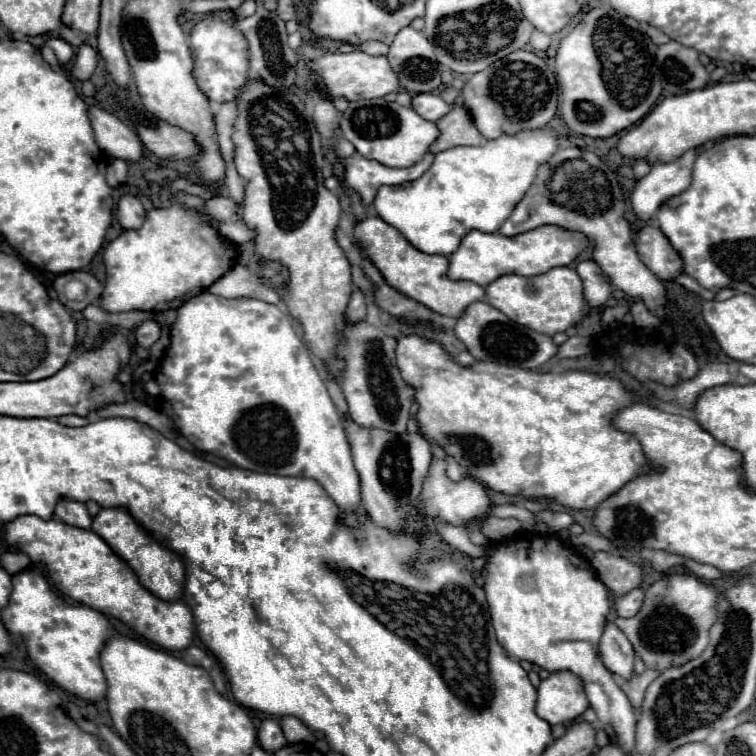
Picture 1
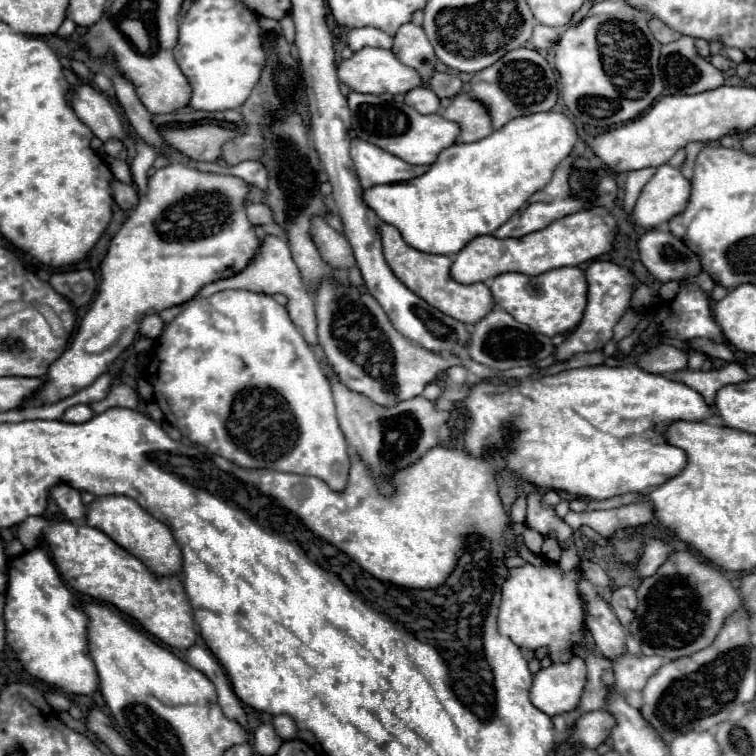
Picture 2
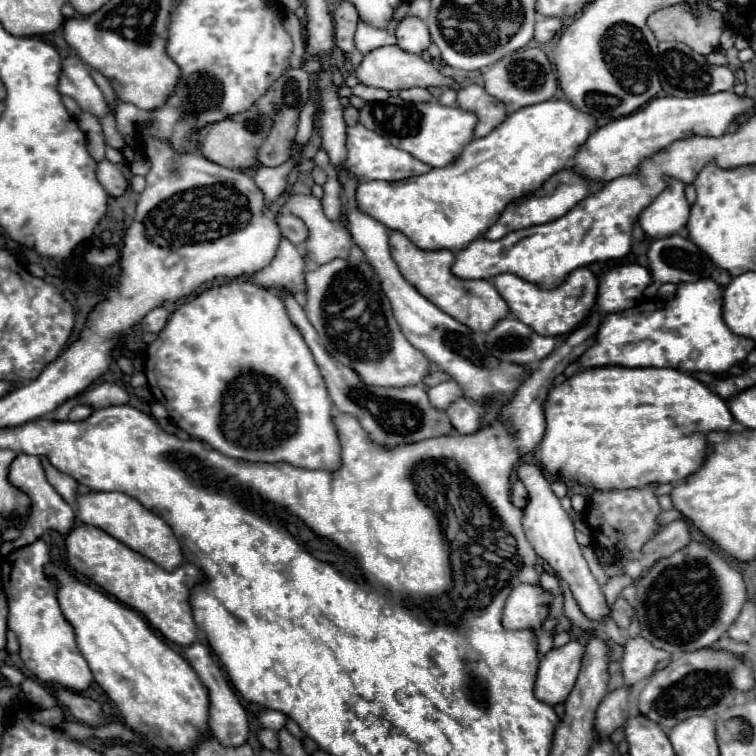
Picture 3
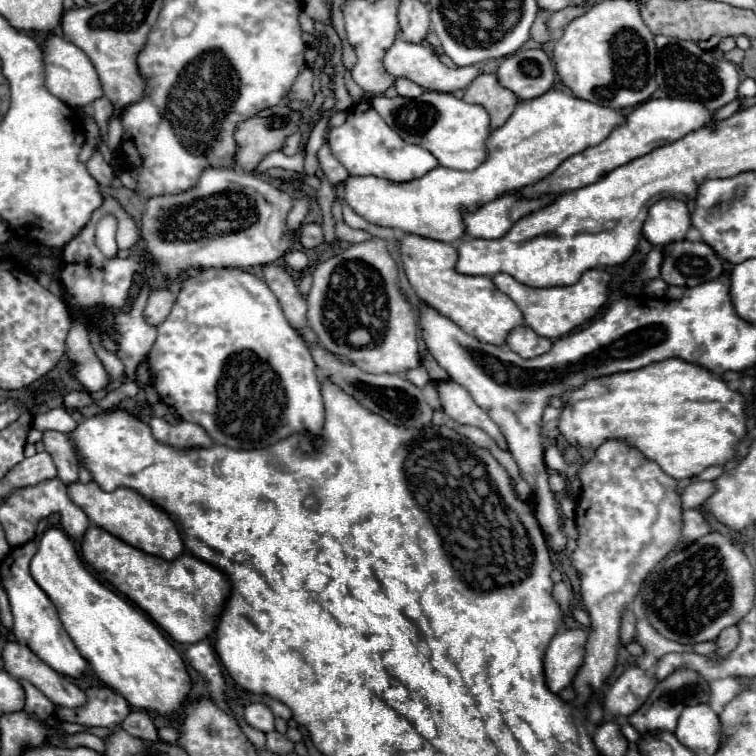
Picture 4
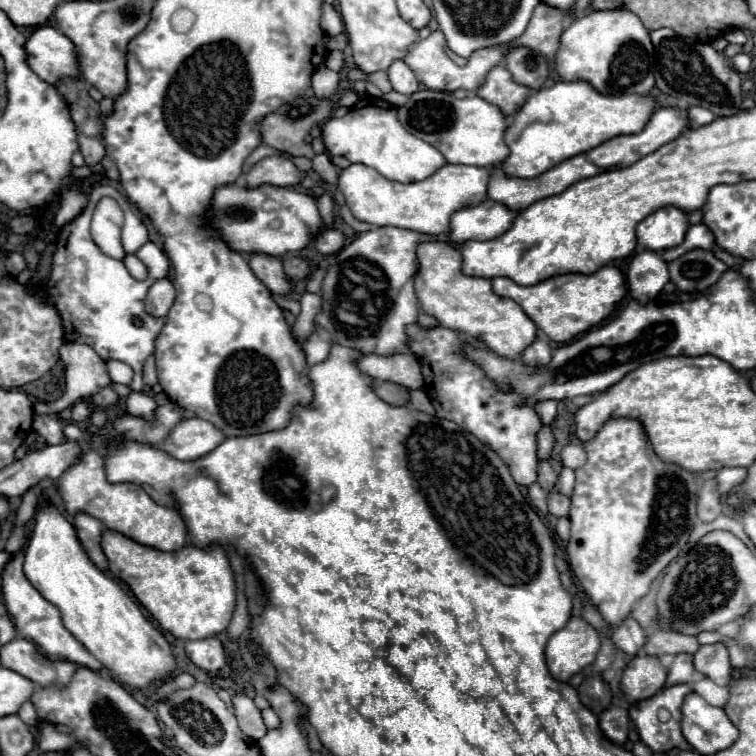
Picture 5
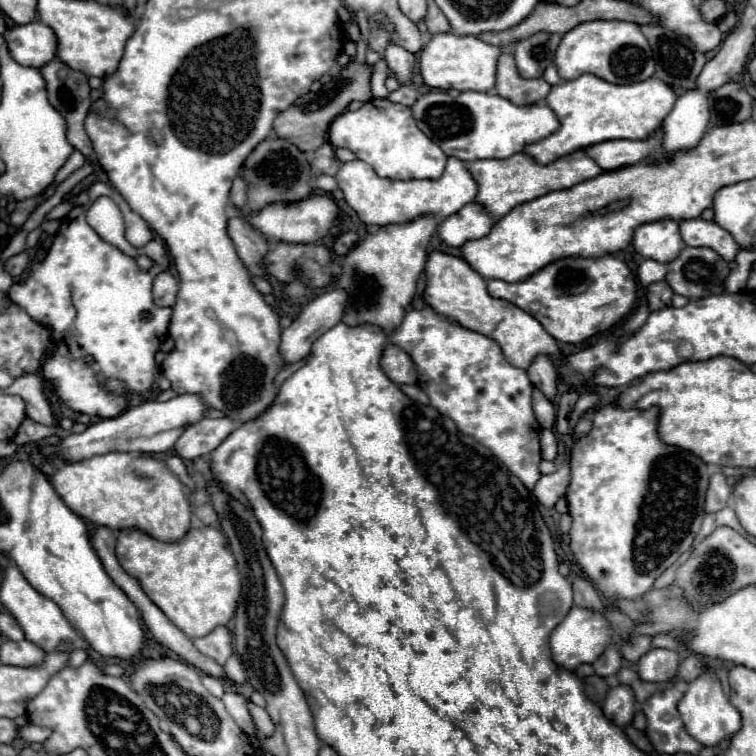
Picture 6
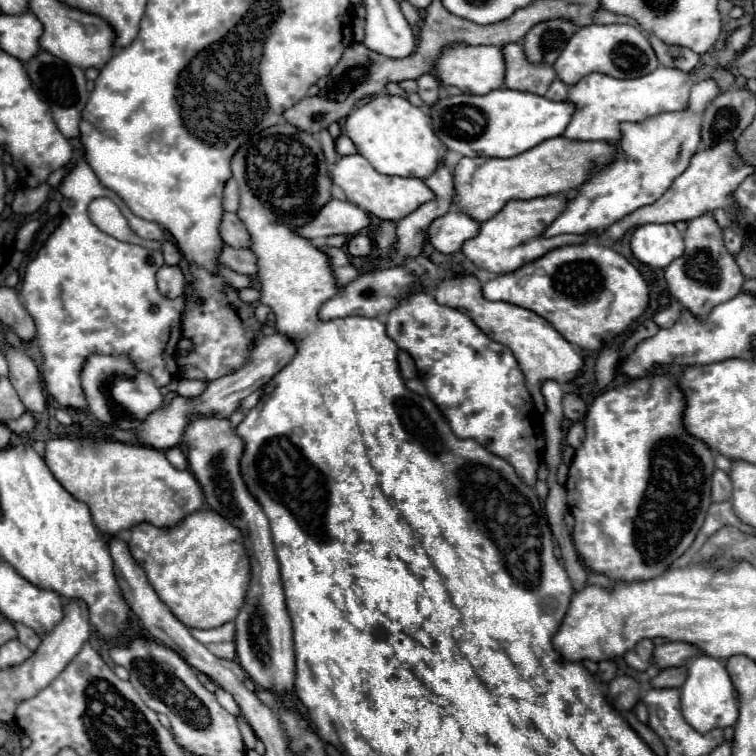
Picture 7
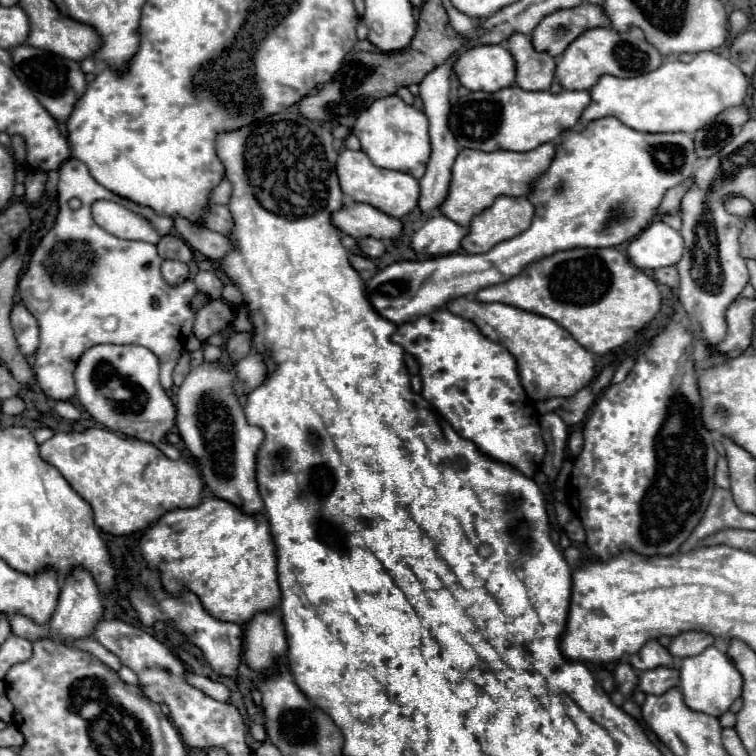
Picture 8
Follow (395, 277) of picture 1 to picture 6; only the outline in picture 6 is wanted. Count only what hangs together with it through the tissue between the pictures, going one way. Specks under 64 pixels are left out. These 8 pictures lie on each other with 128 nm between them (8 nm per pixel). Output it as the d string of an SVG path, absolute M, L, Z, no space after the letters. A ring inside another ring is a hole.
M430 252L426 262L426 278L426 290L422 294L424 300L438 314L446 314L460 326L494 338L502 346L502 352L512 366L528 370L538 354L548 356L552 362L562 356L558 342L542 328L542 324L512 302L492 298L486 290L486 280L478 272L474 272L466 260L442 252Z

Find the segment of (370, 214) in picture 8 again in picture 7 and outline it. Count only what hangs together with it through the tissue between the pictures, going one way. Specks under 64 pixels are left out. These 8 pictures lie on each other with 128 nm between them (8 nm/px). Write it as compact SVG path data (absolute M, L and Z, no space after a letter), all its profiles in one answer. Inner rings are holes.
M330 200L318 216L298 228L298 232L304 238L310 240L320 240L322 236L332 236L332 234L344 234L344 236L354 236L362 230L372 228L372 218L366 210L352 202L342 202L342 200Z

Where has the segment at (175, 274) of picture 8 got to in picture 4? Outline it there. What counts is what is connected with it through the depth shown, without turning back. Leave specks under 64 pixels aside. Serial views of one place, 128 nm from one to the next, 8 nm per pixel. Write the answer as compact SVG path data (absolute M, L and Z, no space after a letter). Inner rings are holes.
M168 288L154 290L148 296L148 304L146 304L146 310L144 310L146 322L152 324L152 326L160 326L166 320L166 316L170 314L174 300L176 300L176 296Z

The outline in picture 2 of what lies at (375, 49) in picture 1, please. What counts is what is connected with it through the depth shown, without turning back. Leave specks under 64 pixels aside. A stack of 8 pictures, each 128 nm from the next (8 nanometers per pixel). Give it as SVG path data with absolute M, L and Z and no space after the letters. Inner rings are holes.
M354 28L348 32L348 46L352 48L352 52L358 52L366 46L392 48L392 36L378 28Z

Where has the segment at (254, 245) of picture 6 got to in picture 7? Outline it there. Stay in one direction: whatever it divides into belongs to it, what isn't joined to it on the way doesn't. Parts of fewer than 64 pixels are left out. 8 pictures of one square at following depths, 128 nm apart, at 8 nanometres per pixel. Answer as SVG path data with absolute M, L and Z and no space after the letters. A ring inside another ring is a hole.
M224 212L218 232L220 232L222 240L234 248L248 248L250 246L248 230L242 226L240 218L234 212Z

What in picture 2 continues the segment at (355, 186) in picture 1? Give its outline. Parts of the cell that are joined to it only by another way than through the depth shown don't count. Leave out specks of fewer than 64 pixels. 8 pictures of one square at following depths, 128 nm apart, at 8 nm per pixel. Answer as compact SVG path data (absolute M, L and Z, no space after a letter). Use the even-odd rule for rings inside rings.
M354 138L350 146L350 156L360 178L362 188L370 188L376 184L392 184L392 182L406 182L410 178L422 176L428 168L426 166L412 166L402 158L362 140Z

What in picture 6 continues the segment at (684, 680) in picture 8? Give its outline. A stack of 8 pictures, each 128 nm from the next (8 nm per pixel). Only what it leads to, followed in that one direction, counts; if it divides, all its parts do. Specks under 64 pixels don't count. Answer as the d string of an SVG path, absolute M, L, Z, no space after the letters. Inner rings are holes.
M706 668L696 680L688 682L688 688L678 704L678 712L690 736L694 736L704 746L716 746L722 738L734 736L740 728L740 712L724 696L722 684L712 668Z

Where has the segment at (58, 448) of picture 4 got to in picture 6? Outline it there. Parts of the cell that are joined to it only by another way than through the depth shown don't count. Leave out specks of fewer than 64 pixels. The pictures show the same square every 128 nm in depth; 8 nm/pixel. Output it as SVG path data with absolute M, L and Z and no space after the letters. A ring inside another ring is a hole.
M26 372L26 374L18 376L14 380L14 384L10 388L6 388L4 392L22 396L22 400L26 404L26 414L32 420L36 420L40 424L46 424L46 426L54 424L54 416L50 412L50 404L48 404L46 396L44 396L44 390L42 390L42 378L38 374Z

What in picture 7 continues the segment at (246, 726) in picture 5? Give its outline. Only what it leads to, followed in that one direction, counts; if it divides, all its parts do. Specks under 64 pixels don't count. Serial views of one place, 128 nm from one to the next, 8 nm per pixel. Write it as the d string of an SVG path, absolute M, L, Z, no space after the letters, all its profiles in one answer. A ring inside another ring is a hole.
M218 688L218 690L214 692L214 696L216 696L216 700L218 700L226 710L230 710L230 712L236 714L236 716L240 716L240 708L238 708L238 704L236 704L236 700L232 698L230 692L226 692L224 688Z

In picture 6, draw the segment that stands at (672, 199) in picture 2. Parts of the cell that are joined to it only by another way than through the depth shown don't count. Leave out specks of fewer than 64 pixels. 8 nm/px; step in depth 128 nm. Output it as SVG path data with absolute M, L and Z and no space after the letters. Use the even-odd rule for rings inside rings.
M662 220L648 222L636 228L634 232L634 250L648 260L656 260L660 264L668 264L678 258L684 242L678 230L678 222Z

